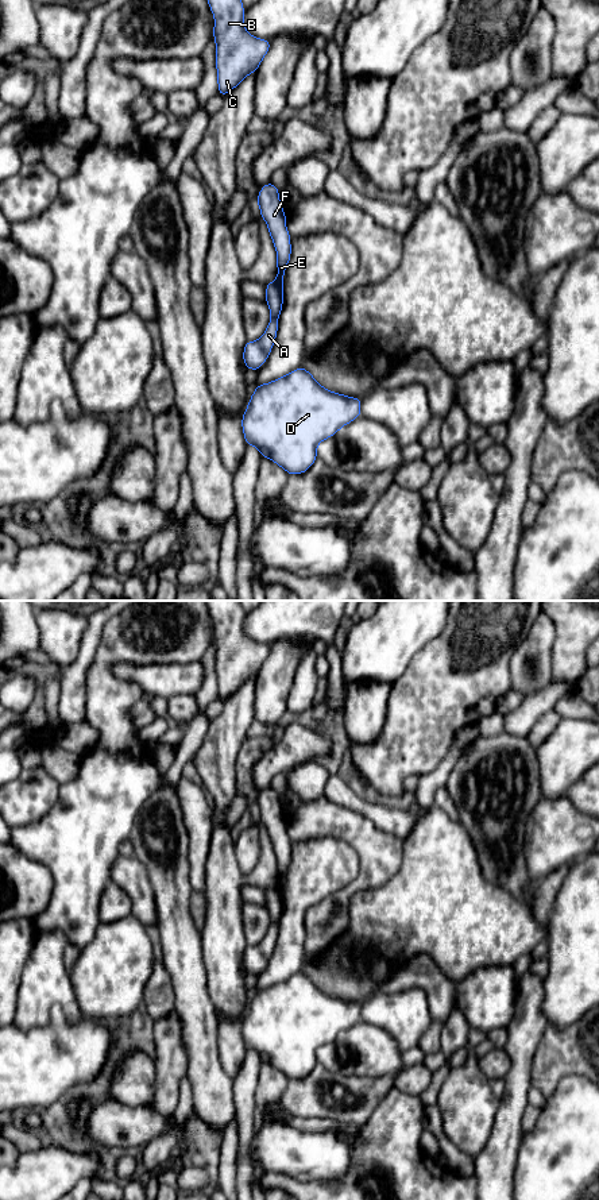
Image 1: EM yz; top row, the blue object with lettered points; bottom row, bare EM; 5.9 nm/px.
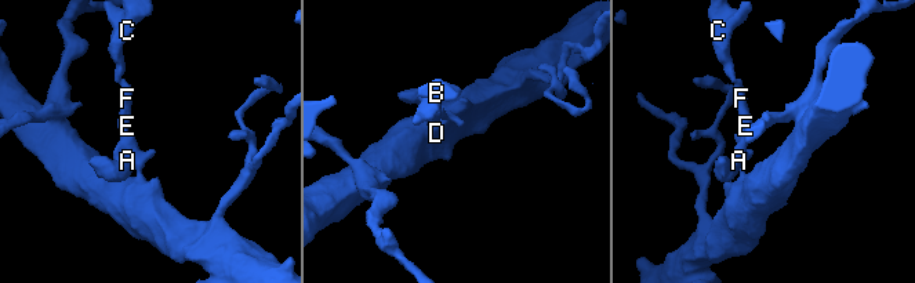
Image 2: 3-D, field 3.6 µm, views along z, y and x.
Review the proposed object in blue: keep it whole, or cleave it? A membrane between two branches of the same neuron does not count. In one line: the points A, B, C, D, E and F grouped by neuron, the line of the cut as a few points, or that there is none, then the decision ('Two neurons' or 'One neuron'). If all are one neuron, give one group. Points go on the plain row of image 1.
Groups: A B C E F / D. Split along yz (274, 886), (282, 906). Two neurons

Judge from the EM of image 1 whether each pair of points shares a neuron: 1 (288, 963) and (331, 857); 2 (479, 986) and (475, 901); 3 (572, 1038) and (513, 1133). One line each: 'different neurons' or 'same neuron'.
1: same neuron
2: different neurons
3: different neurons

